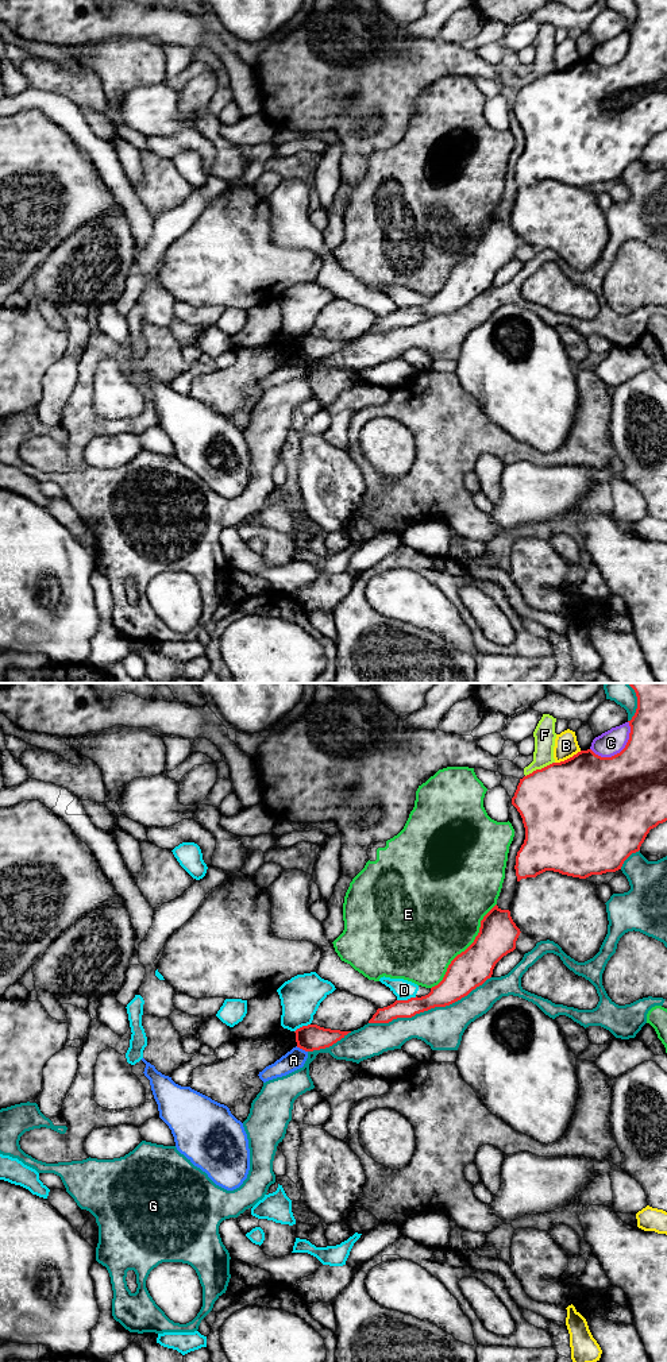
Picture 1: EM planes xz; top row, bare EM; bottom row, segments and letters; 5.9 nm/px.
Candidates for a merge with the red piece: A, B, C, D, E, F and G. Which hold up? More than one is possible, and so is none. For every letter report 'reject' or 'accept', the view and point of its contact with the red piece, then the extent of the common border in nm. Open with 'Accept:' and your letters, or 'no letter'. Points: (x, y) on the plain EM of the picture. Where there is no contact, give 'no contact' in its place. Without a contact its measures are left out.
Accept: no letter
A: reject; contact xz (301, 357); length 80 nm
B: reject; contact xz (567, 68); length 180 nm
C: reject; contact xz (621, 60); length 280 nm
D: reject; contact xz (408, 308); length 120 nm
E: reject; contact xz (467, 257); length 650 nm
F: reject; contact xz (539, 78); length 200 nm
G: reject; contact xz (430, 317); length 800 nm

